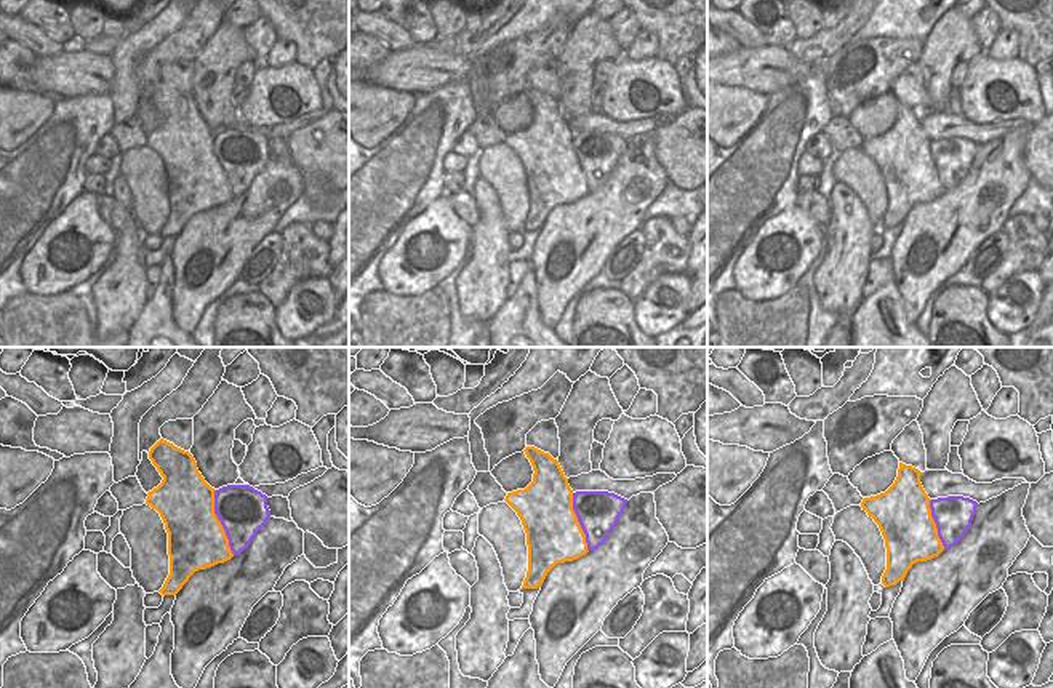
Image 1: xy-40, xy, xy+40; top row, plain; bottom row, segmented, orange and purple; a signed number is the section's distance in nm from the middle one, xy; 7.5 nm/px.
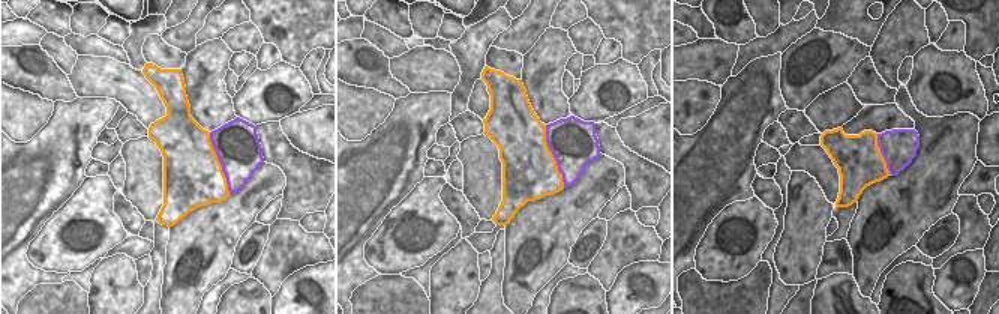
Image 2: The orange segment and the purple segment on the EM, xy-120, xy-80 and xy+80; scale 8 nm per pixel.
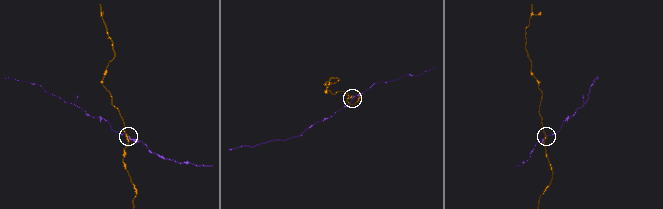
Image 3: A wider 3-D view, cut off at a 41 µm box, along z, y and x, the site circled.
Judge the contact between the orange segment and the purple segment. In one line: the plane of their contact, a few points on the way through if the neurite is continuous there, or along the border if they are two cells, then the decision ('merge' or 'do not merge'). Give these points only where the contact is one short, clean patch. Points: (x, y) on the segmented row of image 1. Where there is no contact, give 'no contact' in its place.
contact in xy-40; do not merge

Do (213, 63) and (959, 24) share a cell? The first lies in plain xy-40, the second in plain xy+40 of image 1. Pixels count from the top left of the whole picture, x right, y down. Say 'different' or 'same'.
same

